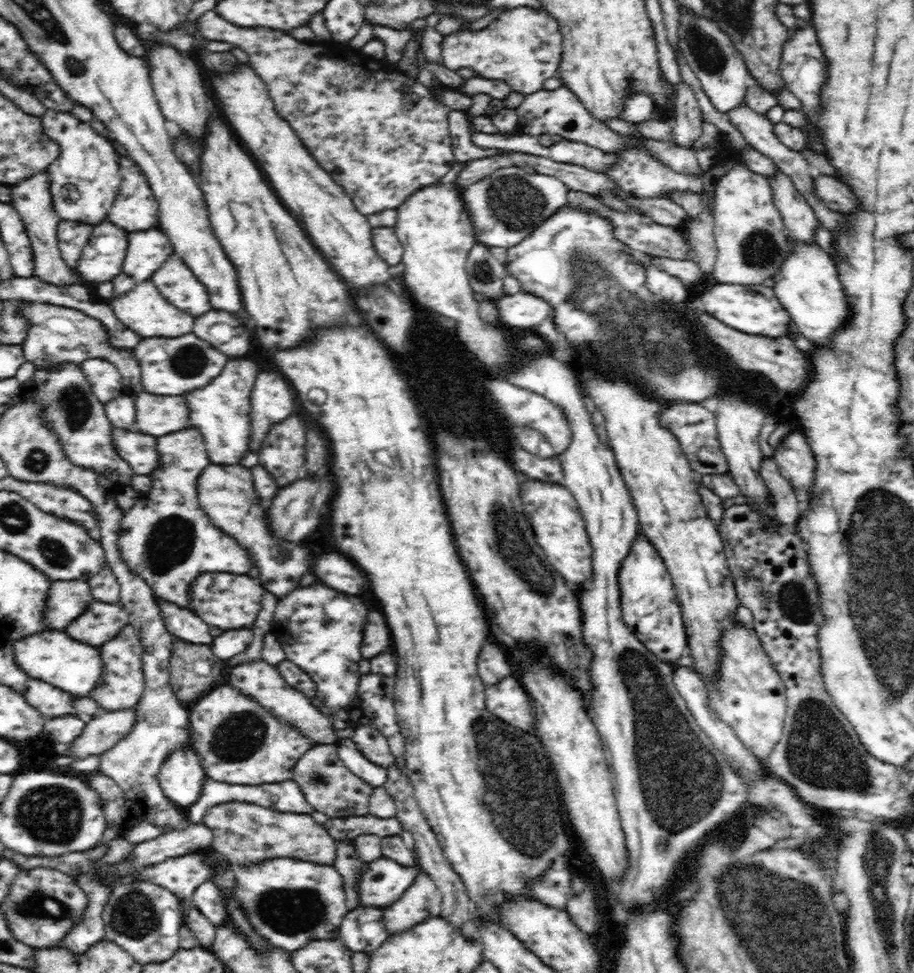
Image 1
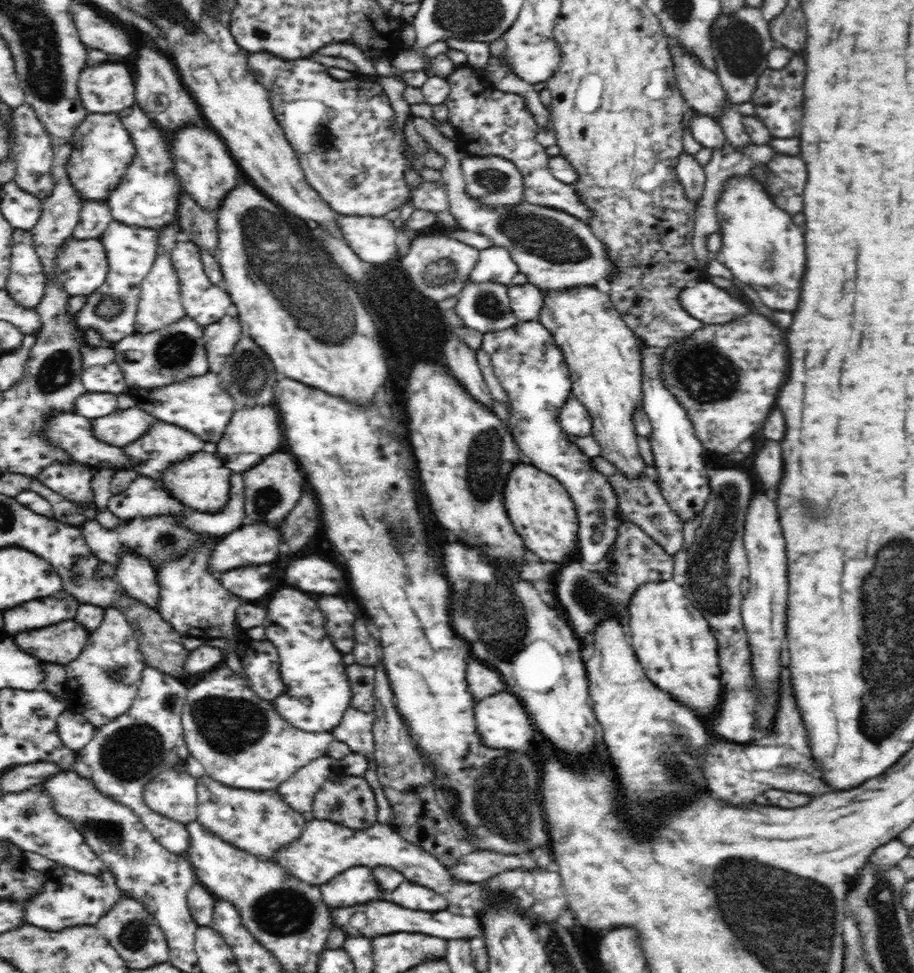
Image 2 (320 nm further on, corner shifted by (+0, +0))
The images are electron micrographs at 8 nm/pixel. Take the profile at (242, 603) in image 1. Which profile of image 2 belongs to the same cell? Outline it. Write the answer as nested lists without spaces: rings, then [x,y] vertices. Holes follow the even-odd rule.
[[[198,544],[187,555],[164,562],[157,570],[160,600],[156,609],[182,635],[201,639],[226,637],[238,642],[246,630],[236,622],[236,609],[246,600],[222,587],[219,578],[208,571],[211,550],[210,544]]]

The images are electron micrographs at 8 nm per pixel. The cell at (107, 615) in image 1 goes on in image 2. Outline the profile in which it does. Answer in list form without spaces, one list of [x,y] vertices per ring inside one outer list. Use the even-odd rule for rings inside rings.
[[[74,620],[60,622],[42,630],[16,634],[14,640],[22,652],[28,652],[44,663],[67,666],[78,658],[88,644],[90,632]]]

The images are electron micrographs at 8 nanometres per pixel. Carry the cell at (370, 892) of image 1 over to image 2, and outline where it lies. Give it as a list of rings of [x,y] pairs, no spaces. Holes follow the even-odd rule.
[[[354,866],[330,882],[326,882],[322,888],[322,900],[328,906],[352,906],[352,904],[366,904],[370,900],[380,898],[380,890],[374,882],[372,870]]]

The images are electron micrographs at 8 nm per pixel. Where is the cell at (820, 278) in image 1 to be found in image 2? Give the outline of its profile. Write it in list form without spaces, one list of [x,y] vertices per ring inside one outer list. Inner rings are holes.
[[[732,175],[726,179],[724,190],[716,203],[719,224],[717,234],[721,236],[722,246],[712,257],[729,268],[740,282],[752,286],[758,292],[762,304],[766,304],[768,308],[786,310],[786,312],[796,310],[800,302],[800,282],[806,270],[807,254],[802,227],[794,224],[791,215],[772,202],[765,188],[754,177]]]

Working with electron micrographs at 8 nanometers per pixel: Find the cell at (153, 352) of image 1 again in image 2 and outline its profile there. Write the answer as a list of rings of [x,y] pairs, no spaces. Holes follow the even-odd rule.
[[[188,316],[154,332],[134,333],[128,338],[120,340],[116,346],[113,344],[112,347],[118,352],[117,363],[124,375],[127,389],[131,387],[143,389],[166,387],[169,384],[179,383],[180,380],[191,379],[209,371],[203,326]],[[124,350],[140,351],[142,359],[124,360],[120,354]]]

